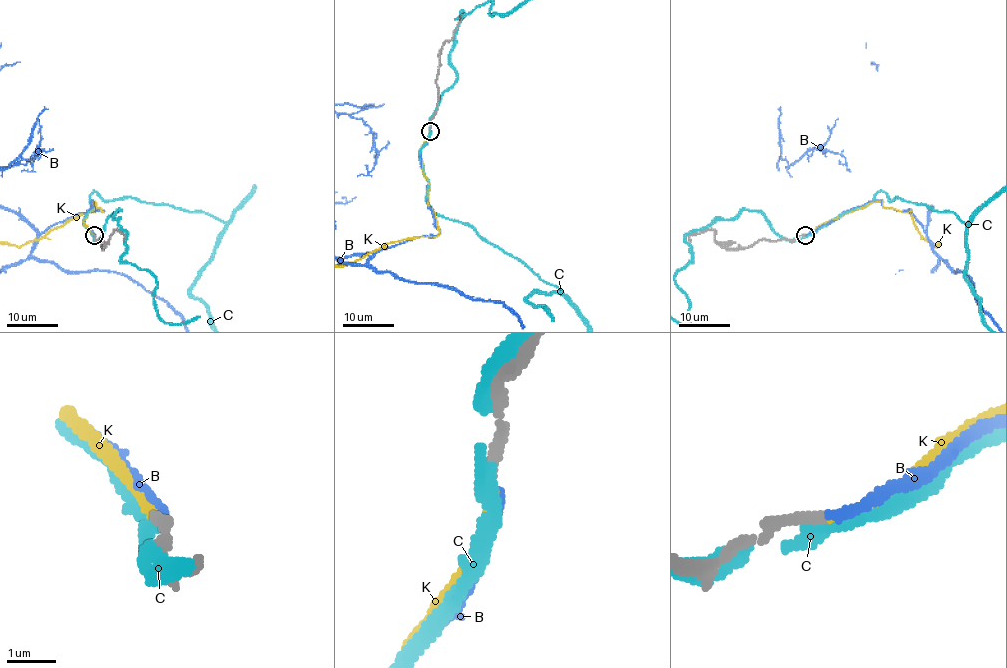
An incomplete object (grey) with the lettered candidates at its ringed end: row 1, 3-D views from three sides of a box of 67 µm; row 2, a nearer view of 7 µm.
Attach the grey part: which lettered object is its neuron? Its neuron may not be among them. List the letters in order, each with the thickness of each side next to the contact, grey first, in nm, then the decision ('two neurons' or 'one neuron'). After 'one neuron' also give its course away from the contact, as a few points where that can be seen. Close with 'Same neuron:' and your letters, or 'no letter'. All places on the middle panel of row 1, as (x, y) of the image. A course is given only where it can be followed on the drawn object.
B: 220/160 nm | two neurons
C: 260/240 nm | two neurons
K: 220/170 nm | one neuron
Same neuron: K

